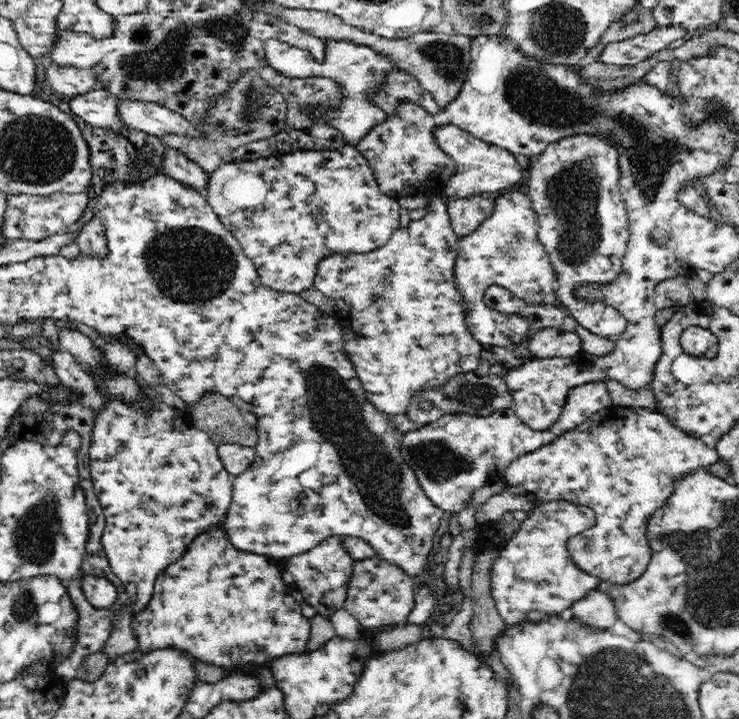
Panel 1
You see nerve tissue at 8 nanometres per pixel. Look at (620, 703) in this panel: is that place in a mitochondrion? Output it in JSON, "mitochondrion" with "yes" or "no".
{"mitochondrion":"yes"}

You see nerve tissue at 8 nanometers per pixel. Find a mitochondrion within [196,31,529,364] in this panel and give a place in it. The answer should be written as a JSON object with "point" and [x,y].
{"point":[447,59]}

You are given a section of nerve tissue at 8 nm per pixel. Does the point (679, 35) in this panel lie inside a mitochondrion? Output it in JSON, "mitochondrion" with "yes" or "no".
{"mitochondrion":"no"}

